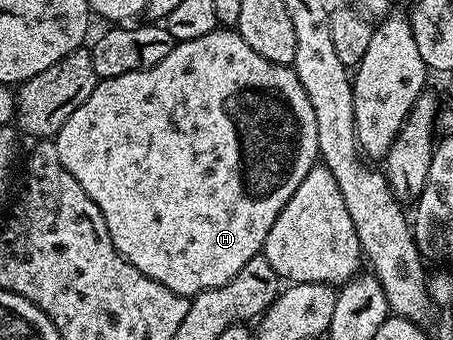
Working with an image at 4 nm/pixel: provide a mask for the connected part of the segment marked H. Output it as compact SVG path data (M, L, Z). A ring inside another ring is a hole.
M216 28L197 40L176 42L173 52L169 52L161 64L153 64L153 68L100 80L93 92L89 92L89 100L85 100L85 104L65 120L53 141L61 164L65 164L73 180L85 188L89 200L101 208L101 216L105 216L117 252L121 252L121 256L125 256L125 260L145 276L184 296L194 296L203 290L229 284L233 276L253 260L253 256L261 253L265 236L269 236L269 228L273 228L273 220L277 220L289 196L297 192L297 184L305 180L319 158L317 116L313 116L313 104L309 104L309 96L305 96L305 88L301 88L301 80L297 80L294 69L273 64L265 60L265 56L257 56L257 52L253 52L253 48L249 48L249 44L245 44L240 34L231 28Z

